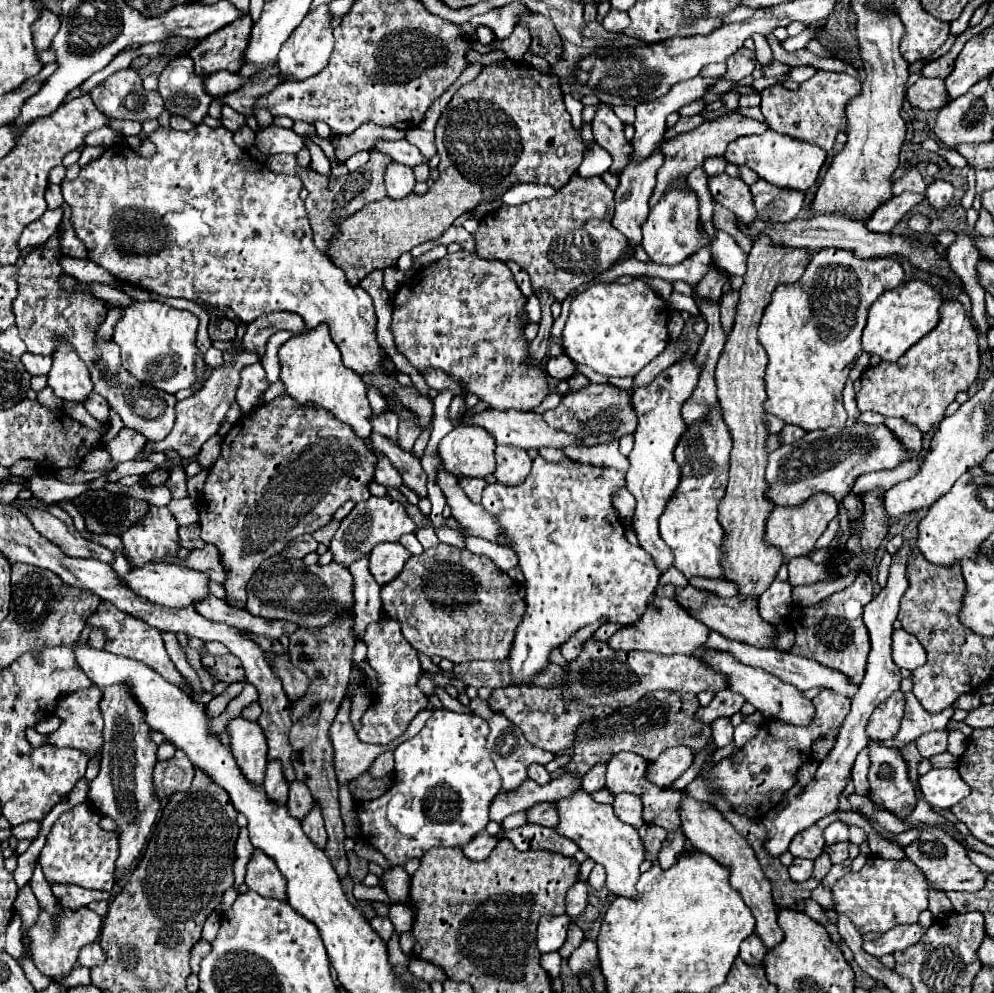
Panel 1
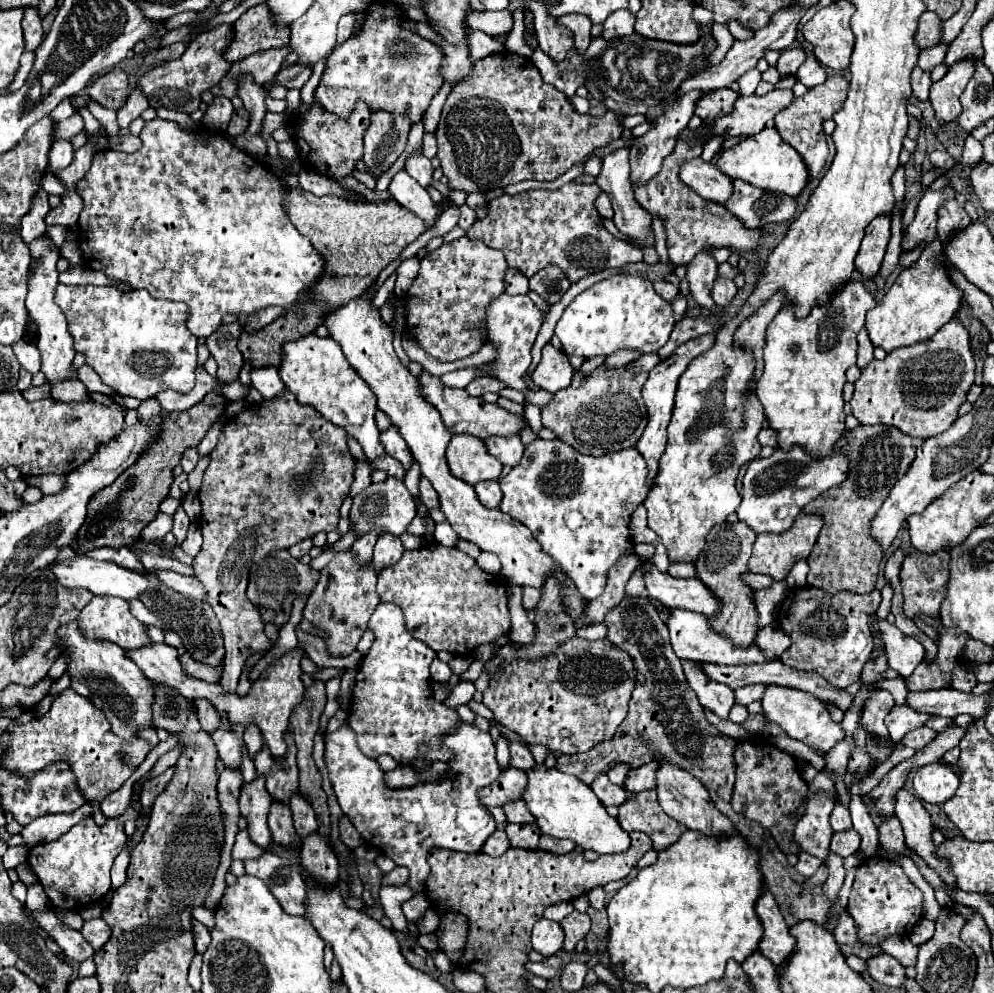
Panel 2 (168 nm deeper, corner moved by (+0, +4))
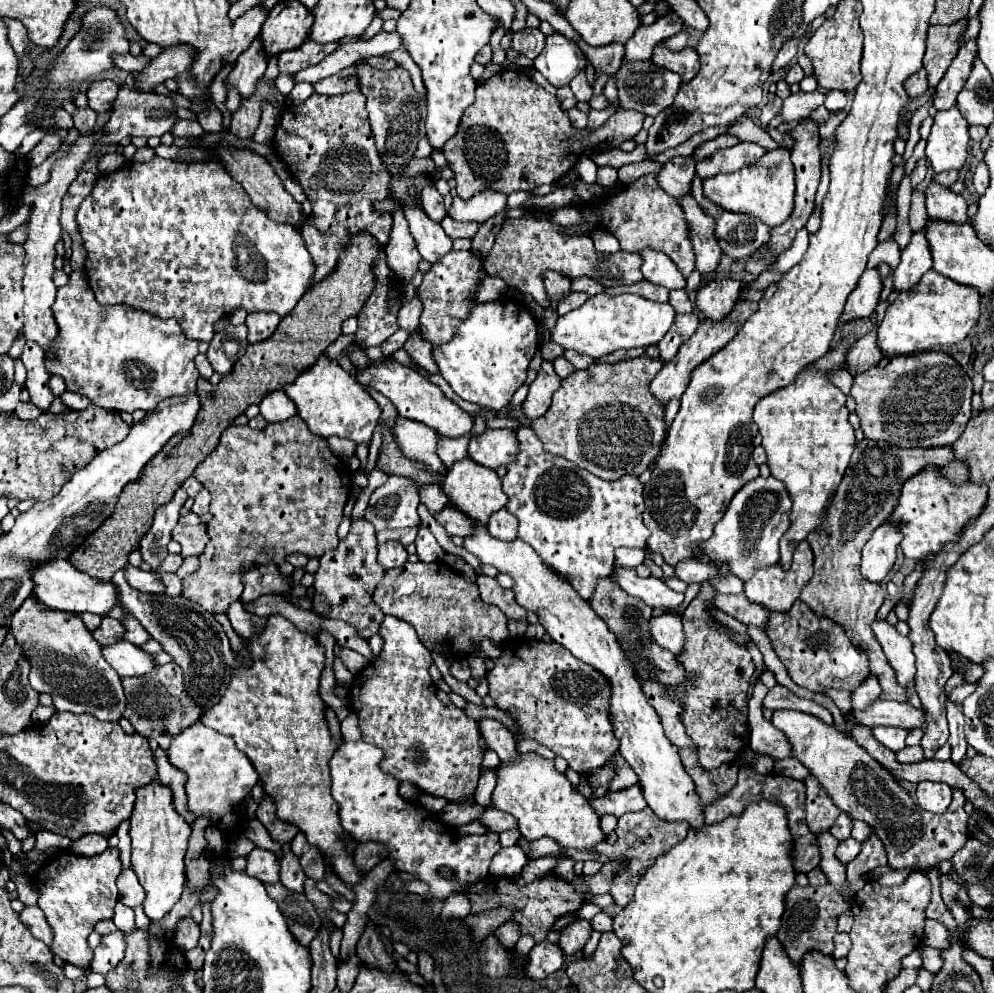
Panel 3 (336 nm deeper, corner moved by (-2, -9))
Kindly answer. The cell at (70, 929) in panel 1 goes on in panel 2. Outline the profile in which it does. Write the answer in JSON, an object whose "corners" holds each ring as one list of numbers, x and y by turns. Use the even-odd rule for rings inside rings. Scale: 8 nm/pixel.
{"corners":[[89,919,81,927,81,935,91,943,91,947,97,951,105,945,105,941,111,935,111,929,105,925,103,919]]}

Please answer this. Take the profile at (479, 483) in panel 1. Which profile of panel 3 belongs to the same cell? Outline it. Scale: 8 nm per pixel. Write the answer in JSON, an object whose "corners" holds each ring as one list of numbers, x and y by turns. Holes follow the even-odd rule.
{"corners":[[499,510,497,514,493,514,493,518,489,520,489,534,493,538,499,540,515,540,517,538,517,518,513,518,513,514,509,514,507,510]]}

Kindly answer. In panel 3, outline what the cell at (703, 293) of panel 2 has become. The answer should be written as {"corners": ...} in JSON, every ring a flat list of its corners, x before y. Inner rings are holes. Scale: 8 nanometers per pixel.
{"corners":[[691,194,677,200,685,212,685,220,689,222,689,240,693,244,693,254,697,258,695,268,703,276,711,276,721,260,721,250,717,250,717,240,713,238,713,216,705,214,705,210,695,202]]}

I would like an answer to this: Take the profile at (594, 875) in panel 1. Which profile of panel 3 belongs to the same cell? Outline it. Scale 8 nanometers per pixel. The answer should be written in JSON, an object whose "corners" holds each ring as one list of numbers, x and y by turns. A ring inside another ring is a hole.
{"corners":[[599,912,599,914,593,916,591,926,597,932,611,932,613,930,613,918,609,914,605,914,605,912]]}

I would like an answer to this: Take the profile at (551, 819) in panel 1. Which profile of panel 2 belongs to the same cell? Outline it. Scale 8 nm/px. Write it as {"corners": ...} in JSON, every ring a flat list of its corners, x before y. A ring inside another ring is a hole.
{"corners":[[523,799,513,801,511,805,505,805,505,813,507,813,507,821,509,823,535,823,537,819,531,815,527,803]]}

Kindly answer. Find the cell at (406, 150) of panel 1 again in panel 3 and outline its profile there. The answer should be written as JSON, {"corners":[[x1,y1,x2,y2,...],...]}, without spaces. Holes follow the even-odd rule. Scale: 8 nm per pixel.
{"corners":[[427,186,421,194,421,206,425,210,425,214,435,220,435,222,441,222,445,216,447,216,447,210,443,206,443,196,437,192,435,186]]}

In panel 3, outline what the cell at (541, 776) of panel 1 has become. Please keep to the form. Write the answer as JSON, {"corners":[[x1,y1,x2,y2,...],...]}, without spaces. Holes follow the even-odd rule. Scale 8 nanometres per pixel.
{"corners":[[481,718,481,720,477,720,477,724,479,724,481,736,485,738,489,750,497,752,497,756,501,760,517,758,515,738,509,734,509,730,501,722,497,722,493,718]]}

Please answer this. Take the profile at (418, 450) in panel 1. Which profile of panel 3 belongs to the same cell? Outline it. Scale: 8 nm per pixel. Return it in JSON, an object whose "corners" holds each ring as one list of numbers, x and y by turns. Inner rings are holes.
{"corners":[[421,526,419,530,415,546,417,546,417,556,421,562,441,562,445,556,443,548,437,544,435,536,425,526]]}

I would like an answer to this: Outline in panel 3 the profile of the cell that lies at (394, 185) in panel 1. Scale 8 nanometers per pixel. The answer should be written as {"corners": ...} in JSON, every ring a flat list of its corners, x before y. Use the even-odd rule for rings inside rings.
{"corners":[[405,206,403,212,423,260,427,260,429,264,435,264,447,252,451,252,451,238,443,232,443,228,437,222,433,222,421,210,421,206]]}

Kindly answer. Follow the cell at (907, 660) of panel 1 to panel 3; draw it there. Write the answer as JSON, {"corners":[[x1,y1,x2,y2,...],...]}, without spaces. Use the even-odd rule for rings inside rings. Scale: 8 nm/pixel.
{"corners":[[875,620,871,624,871,630,875,634,875,638,879,640,889,664,893,666,893,670,897,672,897,682,901,682,901,686,905,686,909,690,909,704,917,709,922,707,917,694,915,694,915,686,913,686,913,678,915,678,915,656,911,650,911,642,907,636,901,636,895,626,887,624,887,620]]}

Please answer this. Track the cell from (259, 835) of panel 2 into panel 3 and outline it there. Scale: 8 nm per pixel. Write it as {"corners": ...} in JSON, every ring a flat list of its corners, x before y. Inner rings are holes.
{"corners":[[255,848,247,856,247,872,265,884,275,884,279,882,279,860,273,852]]}

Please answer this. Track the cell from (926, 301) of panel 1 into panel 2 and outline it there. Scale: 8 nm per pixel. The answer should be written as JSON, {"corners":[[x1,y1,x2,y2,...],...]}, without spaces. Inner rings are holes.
{"corners":[[933,239,921,253,919,261,905,269,891,289,883,295,883,299,867,311,865,329,869,333,869,339,875,347,885,349,887,353,899,347,915,345,919,341,927,341,933,333,937,333,945,323,953,319,961,305,963,293,951,283,947,269,943,267,939,253,943,249,943,243,939,239]]}

